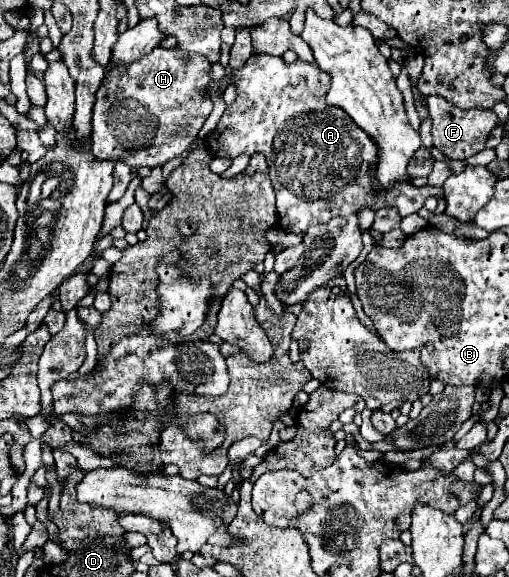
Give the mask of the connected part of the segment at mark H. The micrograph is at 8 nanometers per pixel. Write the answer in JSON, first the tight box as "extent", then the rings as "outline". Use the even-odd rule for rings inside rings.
{"extent":[91,47,213,167],"outline":[[[155,47],[149,55],[141,57],[139,61],[135,61],[135,63],[129,67],[129,73],[119,79],[119,83],[121,83],[121,85],[115,87],[115,73],[109,73],[109,75],[103,79],[103,83],[101,83],[99,91],[97,91],[97,101],[95,101],[95,107],[93,107],[93,149],[91,149],[93,155],[95,155],[95,159],[113,159],[113,161],[123,159],[129,167],[157,167],[157,165],[163,165],[165,161],[169,161],[169,159],[177,157],[179,153],[183,153],[183,151],[197,139],[197,133],[199,133],[201,125],[205,123],[205,119],[209,117],[209,113],[211,113],[211,109],[213,109],[213,103],[211,103],[209,93],[207,93],[207,85],[211,83],[211,63],[209,63],[207,57],[203,57],[203,55],[187,55],[187,51],[183,51],[183,49],[181,49],[181,55],[179,55],[179,53],[173,51],[173,49]],[[177,105],[181,105],[181,115],[167,115],[167,113],[169,113],[173,107],[177,107]]]}

